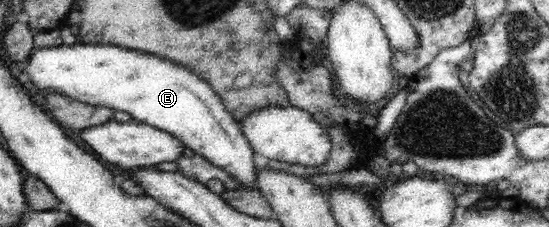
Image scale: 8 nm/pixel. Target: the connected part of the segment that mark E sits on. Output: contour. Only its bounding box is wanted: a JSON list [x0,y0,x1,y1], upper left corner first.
[23,43,256,189]

